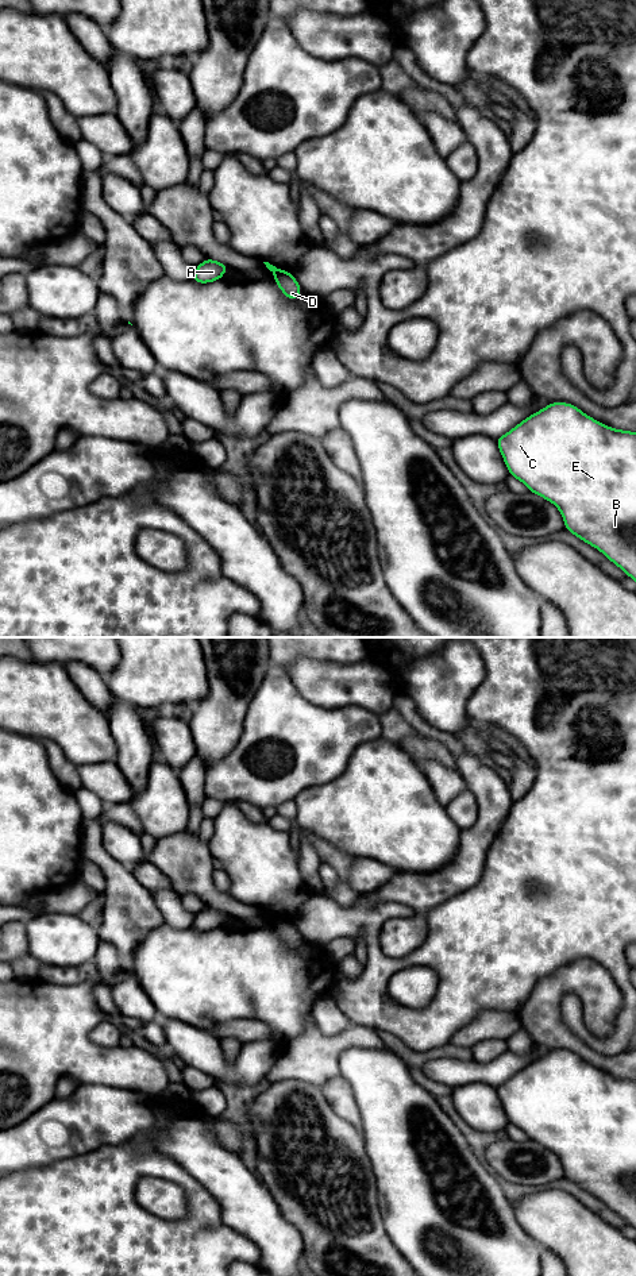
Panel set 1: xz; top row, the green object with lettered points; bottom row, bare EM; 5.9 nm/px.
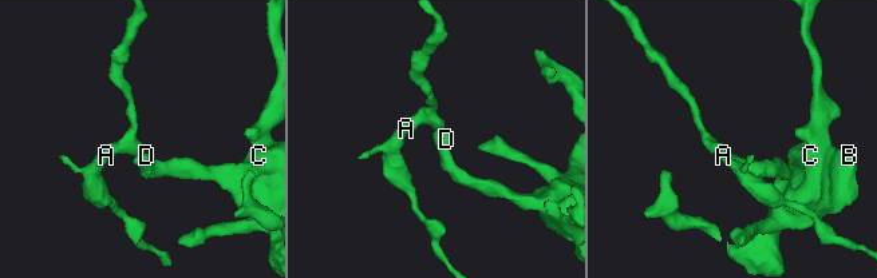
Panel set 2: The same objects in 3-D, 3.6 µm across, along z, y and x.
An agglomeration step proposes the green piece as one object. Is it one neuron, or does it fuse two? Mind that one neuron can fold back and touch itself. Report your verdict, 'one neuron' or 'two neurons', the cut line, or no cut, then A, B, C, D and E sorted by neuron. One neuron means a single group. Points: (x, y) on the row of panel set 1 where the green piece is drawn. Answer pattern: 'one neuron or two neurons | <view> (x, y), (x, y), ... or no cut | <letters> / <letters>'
two neurons | xz (282, 270), (273, 273) | A / B C D E

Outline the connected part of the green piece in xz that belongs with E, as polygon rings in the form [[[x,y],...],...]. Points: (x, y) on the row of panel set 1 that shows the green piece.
[[[550,402],[546,408],[519,423],[508,433],[496,439],[496,442],[510,477],[521,481],[527,486],[528,491],[532,491],[554,504],[563,517],[566,531],[578,536],[583,543],[597,548],[612,563],[620,567],[627,577],[636,581],[636,432],[608,427],[583,413],[573,404]]]

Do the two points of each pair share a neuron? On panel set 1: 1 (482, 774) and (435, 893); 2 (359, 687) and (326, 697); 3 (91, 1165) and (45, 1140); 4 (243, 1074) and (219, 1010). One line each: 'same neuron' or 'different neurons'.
1: same neuron
2: same neuron
3: different neurons
4: different neurons

